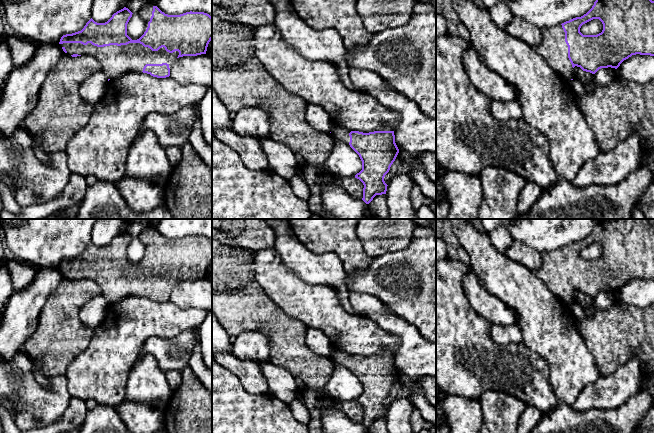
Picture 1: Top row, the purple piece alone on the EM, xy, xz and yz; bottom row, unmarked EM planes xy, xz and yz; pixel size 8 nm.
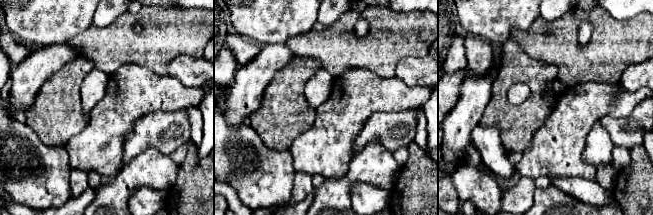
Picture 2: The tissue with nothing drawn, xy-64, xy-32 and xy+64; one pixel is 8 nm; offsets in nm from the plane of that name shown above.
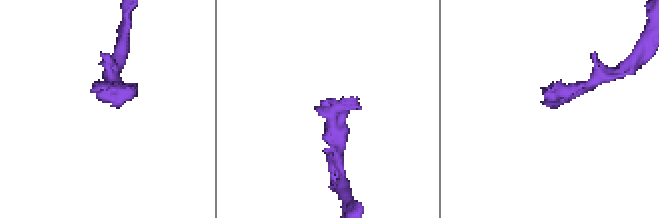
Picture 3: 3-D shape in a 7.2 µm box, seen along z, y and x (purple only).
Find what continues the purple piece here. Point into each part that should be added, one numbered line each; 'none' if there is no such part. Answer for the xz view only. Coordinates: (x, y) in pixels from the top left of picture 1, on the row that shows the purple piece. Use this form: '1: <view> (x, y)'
1: xz (340, 133)

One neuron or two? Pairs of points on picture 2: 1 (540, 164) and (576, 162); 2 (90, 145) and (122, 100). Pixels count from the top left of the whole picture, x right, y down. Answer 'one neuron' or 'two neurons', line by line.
1: one neuron
2: one neuron

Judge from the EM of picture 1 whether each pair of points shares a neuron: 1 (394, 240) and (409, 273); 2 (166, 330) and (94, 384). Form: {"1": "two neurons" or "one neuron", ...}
{"1": "two neurons", "2": "one neuron"}

